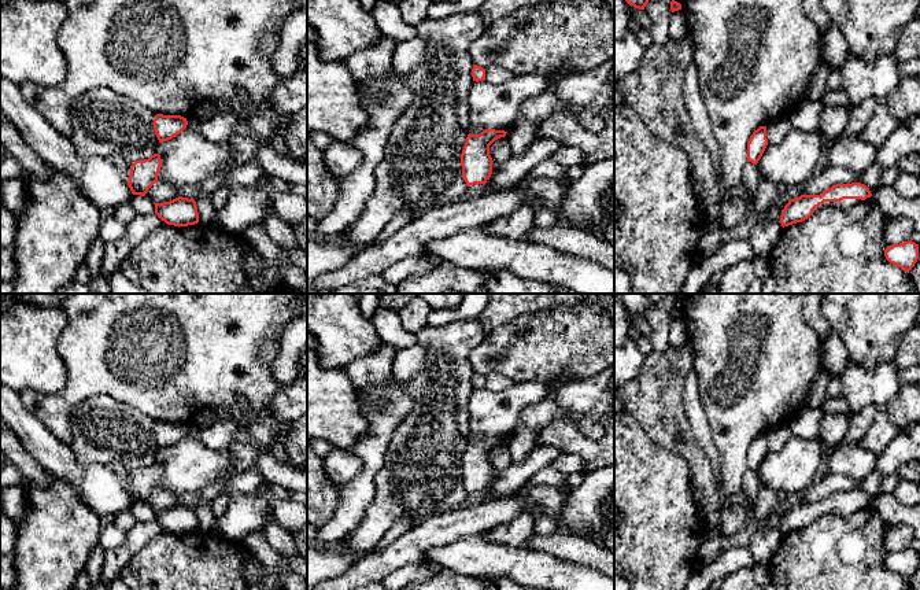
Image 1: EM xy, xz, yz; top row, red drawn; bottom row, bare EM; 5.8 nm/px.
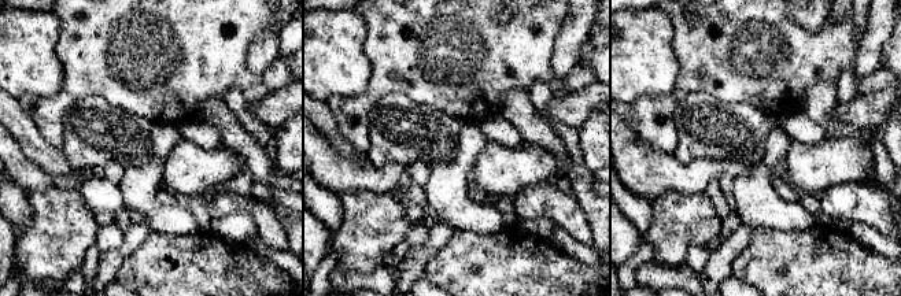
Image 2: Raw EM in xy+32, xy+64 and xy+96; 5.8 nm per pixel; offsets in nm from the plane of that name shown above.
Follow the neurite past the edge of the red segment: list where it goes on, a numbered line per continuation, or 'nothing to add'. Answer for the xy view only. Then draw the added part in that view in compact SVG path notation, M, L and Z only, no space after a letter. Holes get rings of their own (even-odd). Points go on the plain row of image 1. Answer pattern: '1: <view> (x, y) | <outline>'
nothing to add

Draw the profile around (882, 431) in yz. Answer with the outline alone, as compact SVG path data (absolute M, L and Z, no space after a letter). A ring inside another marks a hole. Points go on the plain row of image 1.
M882 409L876 413L875 420L869 425L864 439L860 442L860 446L880 456L898 432L899 428L891 421L886 409Z

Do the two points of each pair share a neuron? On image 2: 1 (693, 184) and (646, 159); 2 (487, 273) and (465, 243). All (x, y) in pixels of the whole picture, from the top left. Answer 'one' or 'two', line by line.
1: one
2: one

